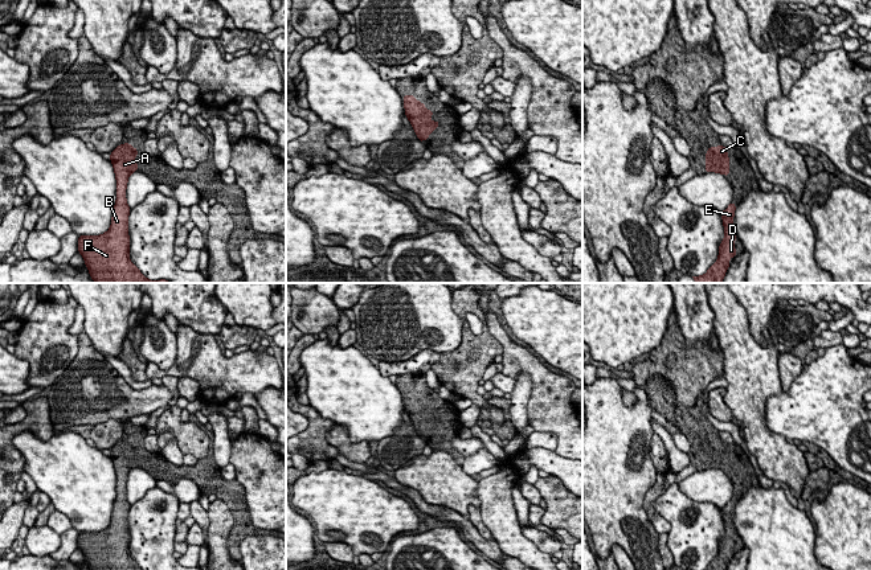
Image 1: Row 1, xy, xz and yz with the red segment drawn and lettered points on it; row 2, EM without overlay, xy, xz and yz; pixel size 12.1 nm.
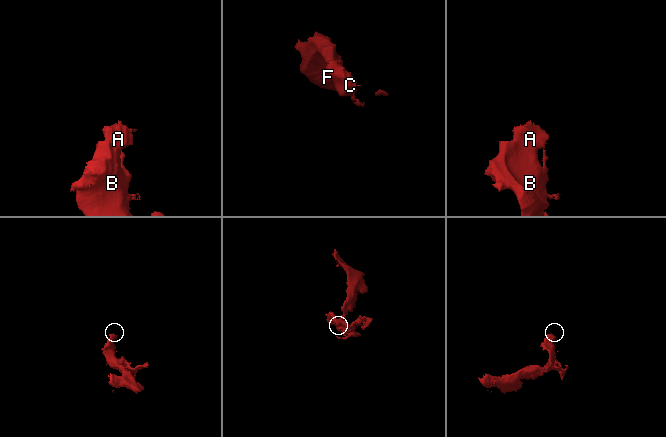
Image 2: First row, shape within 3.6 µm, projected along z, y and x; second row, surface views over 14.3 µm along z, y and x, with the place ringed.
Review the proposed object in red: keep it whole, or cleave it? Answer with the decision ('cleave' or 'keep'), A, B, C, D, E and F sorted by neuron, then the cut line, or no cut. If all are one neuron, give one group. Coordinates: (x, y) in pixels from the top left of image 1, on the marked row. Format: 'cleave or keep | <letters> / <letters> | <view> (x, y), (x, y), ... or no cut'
keep | A B C D E F | no cut

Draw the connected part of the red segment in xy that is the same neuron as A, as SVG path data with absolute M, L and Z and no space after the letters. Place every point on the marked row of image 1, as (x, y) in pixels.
M128 142L110 152L116 179L116 201L110 229L101 235L79 235L78 253L85 259L95 283L171 283L165 279L150 280L130 261L128 214L126 200L128 176L138 171L134 163L139 151Z

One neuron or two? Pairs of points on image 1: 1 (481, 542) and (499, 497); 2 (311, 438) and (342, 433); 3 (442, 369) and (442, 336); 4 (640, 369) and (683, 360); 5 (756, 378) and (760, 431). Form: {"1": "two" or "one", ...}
{"1": "two", "2": "two", "3": "two", "4": "one", "5": "one"}

